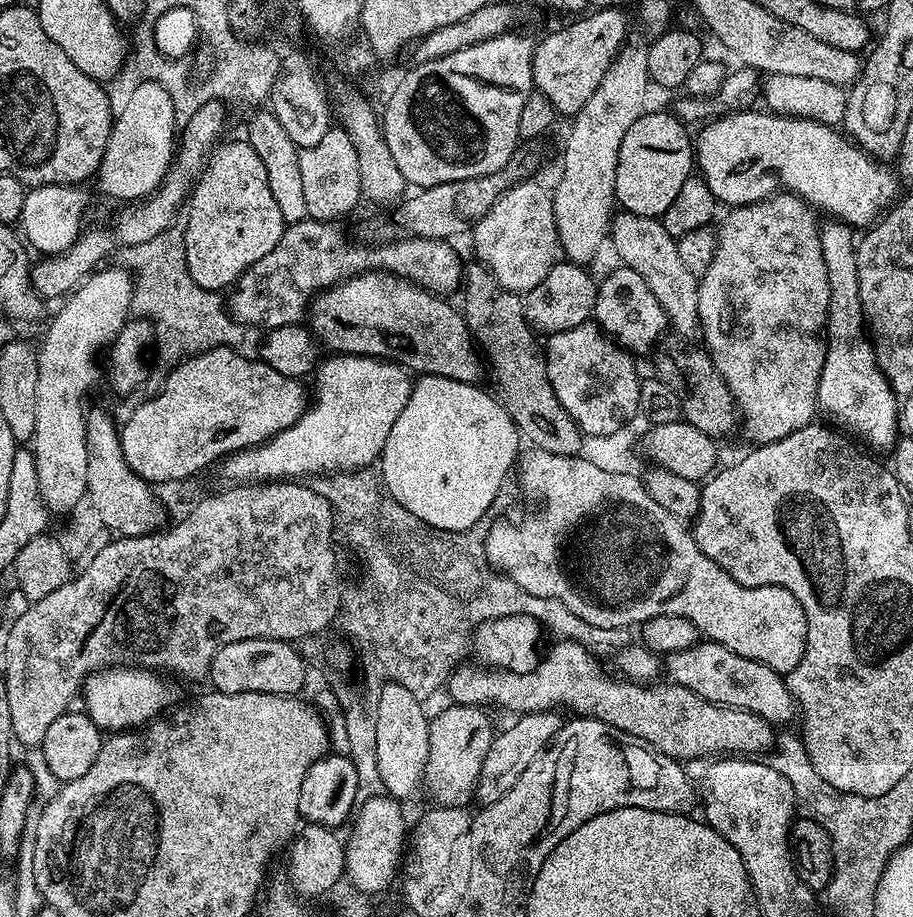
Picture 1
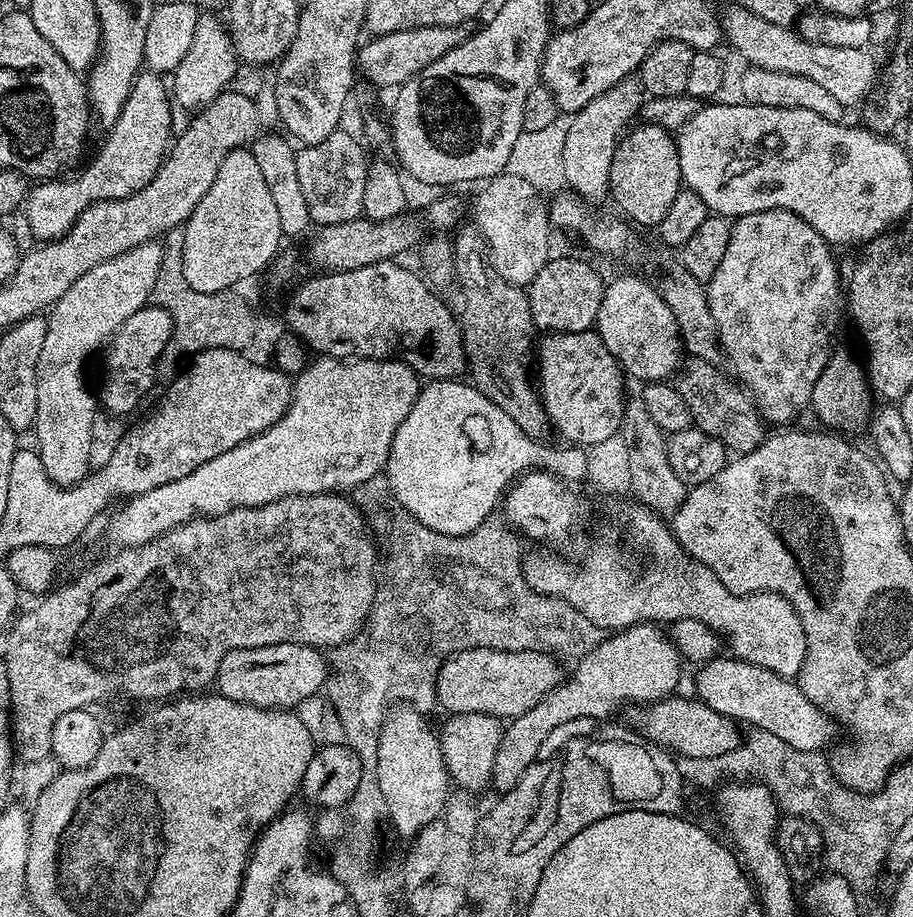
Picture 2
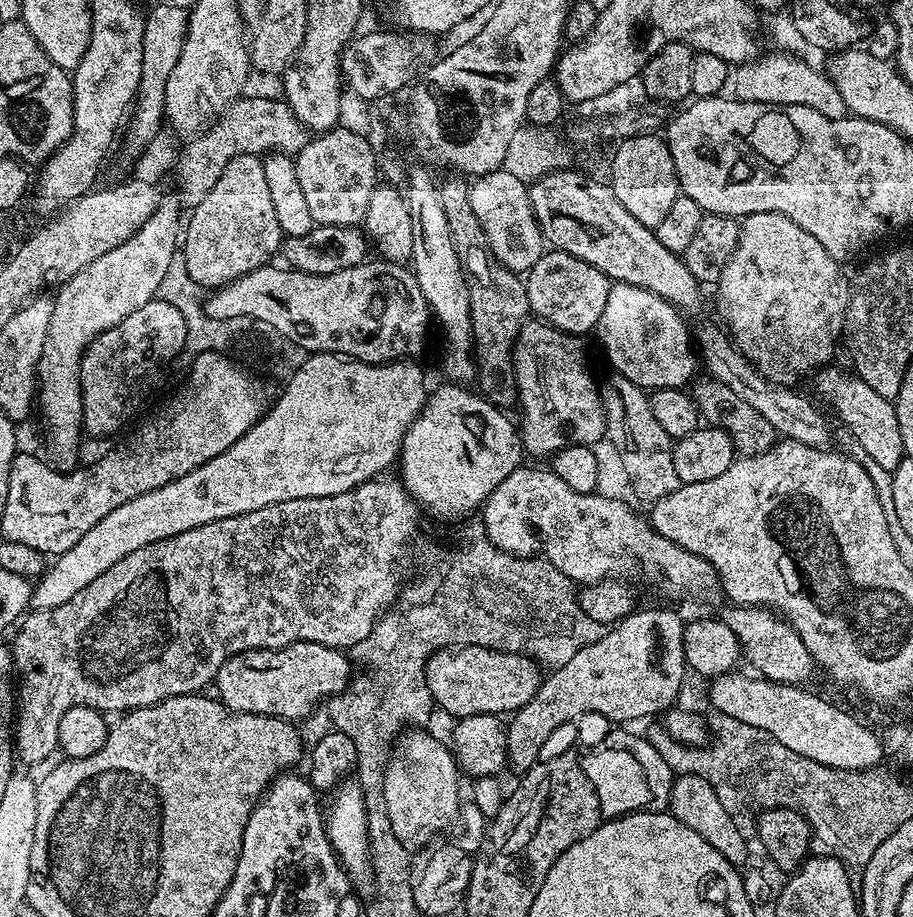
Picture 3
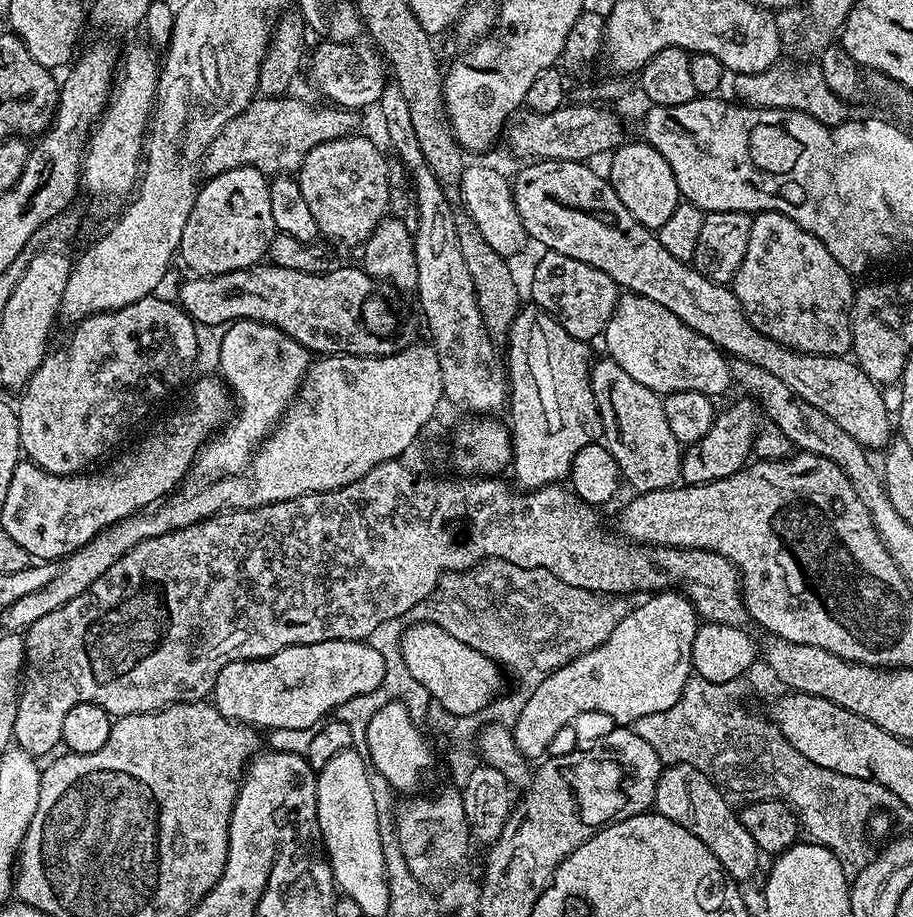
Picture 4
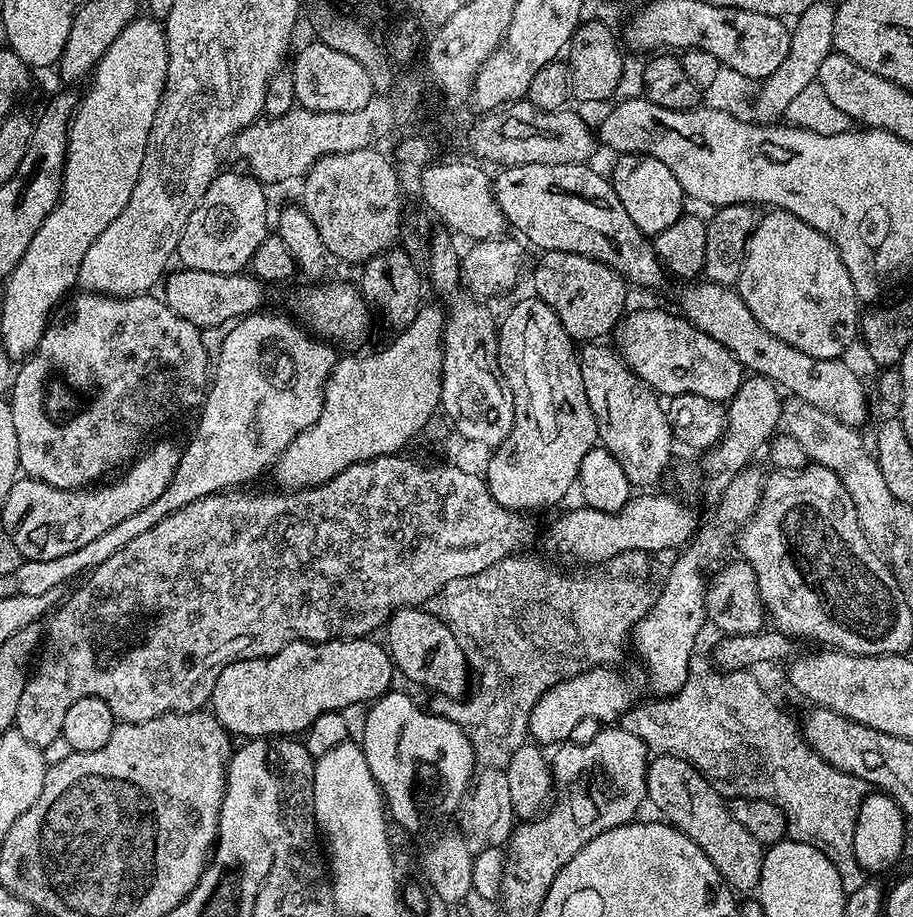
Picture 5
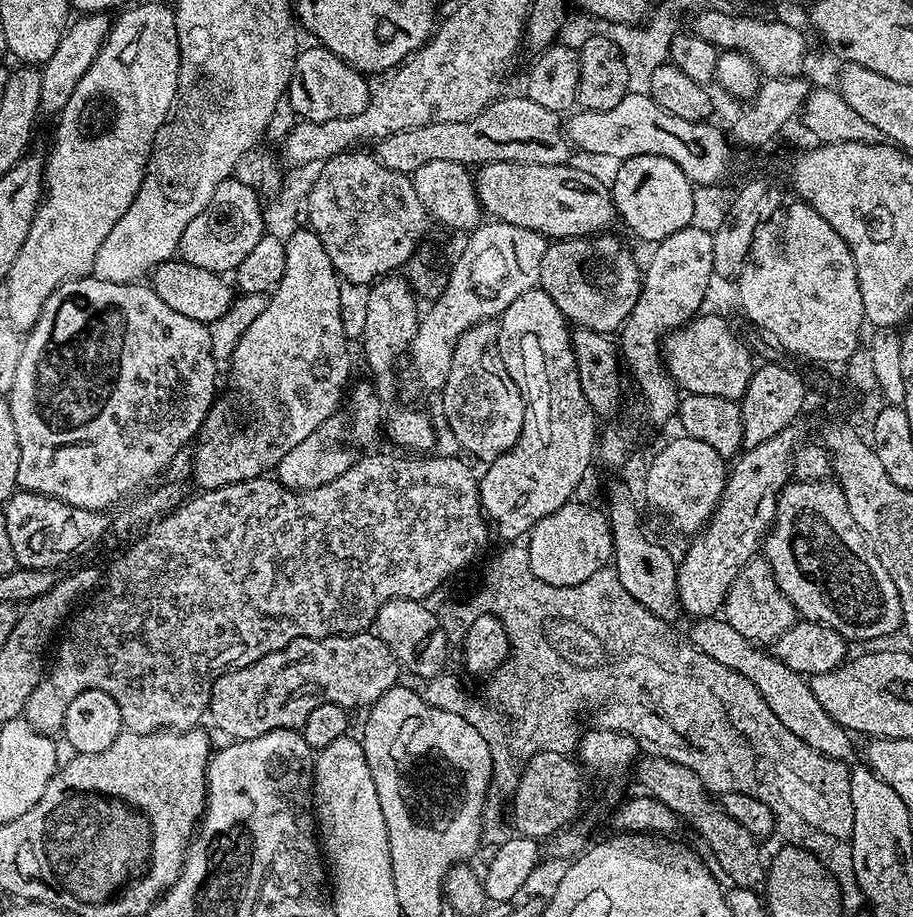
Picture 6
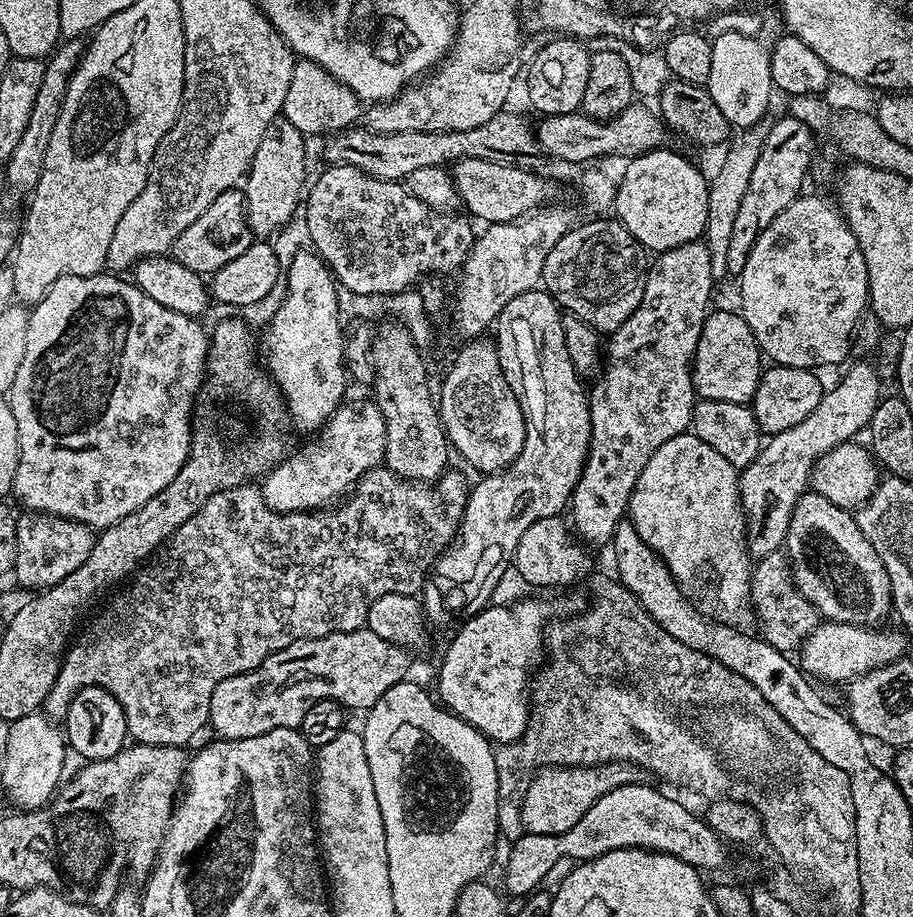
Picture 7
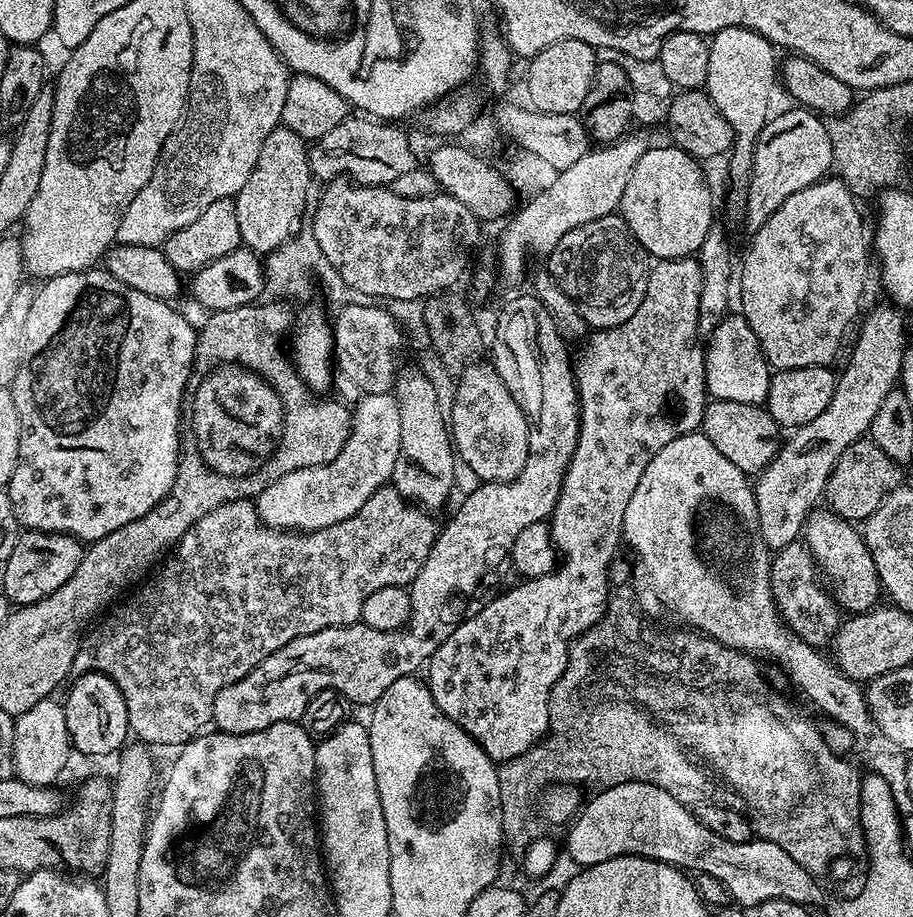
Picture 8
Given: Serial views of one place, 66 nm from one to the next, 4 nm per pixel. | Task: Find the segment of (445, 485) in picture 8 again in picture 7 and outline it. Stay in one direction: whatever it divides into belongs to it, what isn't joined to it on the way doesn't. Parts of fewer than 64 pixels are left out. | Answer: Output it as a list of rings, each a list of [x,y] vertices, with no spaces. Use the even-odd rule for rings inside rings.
[[[384,322],[379,329],[375,329],[372,337],[372,370],[374,373],[374,385],[376,384],[376,396],[374,395],[374,403],[382,410],[384,421],[386,422],[386,450],[384,451],[384,459],[386,466],[392,472],[397,472],[404,480],[414,480],[417,482],[436,482],[444,475],[448,464],[448,452],[450,453],[450,445],[448,436],[444,433],[444,423],[440,420],[440,409],[438,407],[437,397],[434,395],[434,388],[428,385],[428,368],[424,365],[422,350],[415,345],[415,340],[410,336],[407,330],[399,322]]]

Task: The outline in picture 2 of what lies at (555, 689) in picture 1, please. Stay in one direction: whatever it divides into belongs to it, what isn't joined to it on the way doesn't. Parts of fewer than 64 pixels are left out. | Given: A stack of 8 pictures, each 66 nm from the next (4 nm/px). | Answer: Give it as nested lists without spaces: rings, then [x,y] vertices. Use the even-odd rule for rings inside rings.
[[[467,648],[445,660],[436,679],[436,702],[451,715],[486,714],[515,718],[534,710],[547,692],[562,682],[561,661],[551,652],[503,652],[497,648]],[[680,695],[667,696],[664,700],[657,700],[647,707],[633,707],[632,724],[640,731],[637,733],[643,734],[651,743],[671,750],[677,757],[689,756],[694,759],[716,758],[740,745],[742,728],[737,721],[718,714],[718,710],[710,710],[710,706],[706,706],[698,698],[687,700]]]

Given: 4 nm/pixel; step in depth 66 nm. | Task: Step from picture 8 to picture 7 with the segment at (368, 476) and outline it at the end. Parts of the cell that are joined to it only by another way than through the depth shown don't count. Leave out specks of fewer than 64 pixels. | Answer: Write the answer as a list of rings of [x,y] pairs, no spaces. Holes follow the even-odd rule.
[[[371,399],[364,400],[361,404],[351,402],[341,404],[324,431],[326,431],[324,437],[317,444],[310,445],[297,456],[289,455],[263,477],[264,497],[276,512],[314,512],[331,509],[337,502],[343,501],[370,470],[385,463],[386,422],[382,410]]]

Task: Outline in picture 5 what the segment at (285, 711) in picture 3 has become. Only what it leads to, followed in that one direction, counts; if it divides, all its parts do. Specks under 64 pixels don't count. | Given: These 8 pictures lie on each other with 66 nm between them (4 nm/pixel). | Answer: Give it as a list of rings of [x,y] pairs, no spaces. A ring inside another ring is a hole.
[[[337,638],[323,642],[295,640],[292,644],[288,644],[282,650],[275,652],[273,656],[265,656],[259,660],[235,660],[234,663],[226,665],[222,670],[222,674],[218,674],[218,678],[214,682],[210,711],[217,722],[236,738],[239,738],[239,736],[244,736],[240,738],[292,738],[297,734],[307,732],[308,727],[314,722],[314,718],[318,718],[318,714],[348,710],[351,704],[365,703],[364,705],[367,705],[379,698],[379,696],[383,696],[385,692],[393,687],[392,676],[394,677],[394,665],[392,657],[388,655],[387,647],[383,643],[375,644],[372,638]]]

